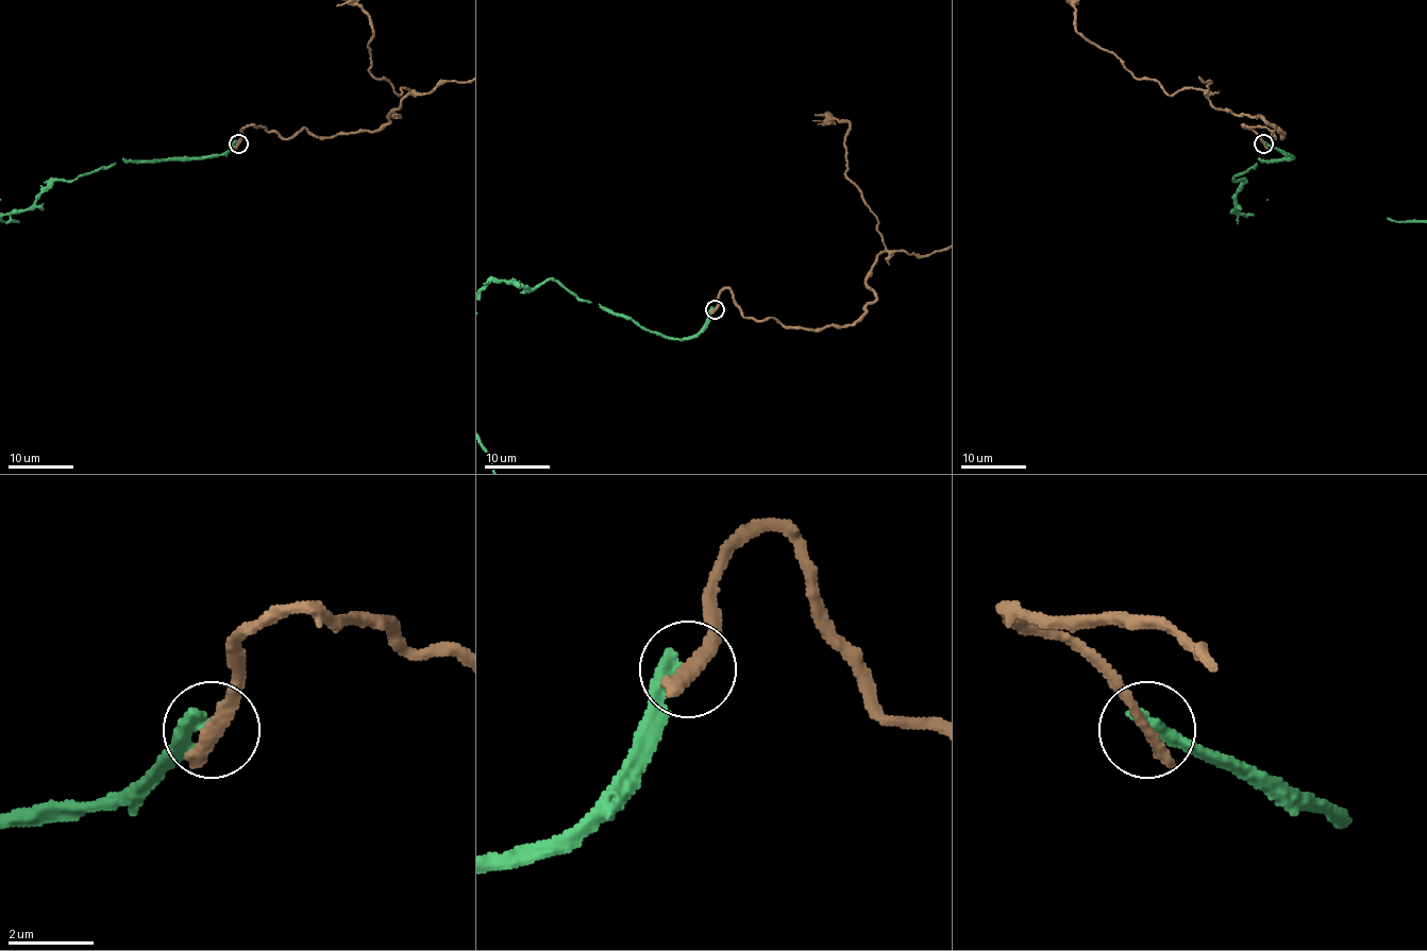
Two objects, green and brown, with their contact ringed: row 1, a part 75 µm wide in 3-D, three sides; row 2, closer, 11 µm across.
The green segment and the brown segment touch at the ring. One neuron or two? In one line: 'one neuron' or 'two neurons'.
two neurons

